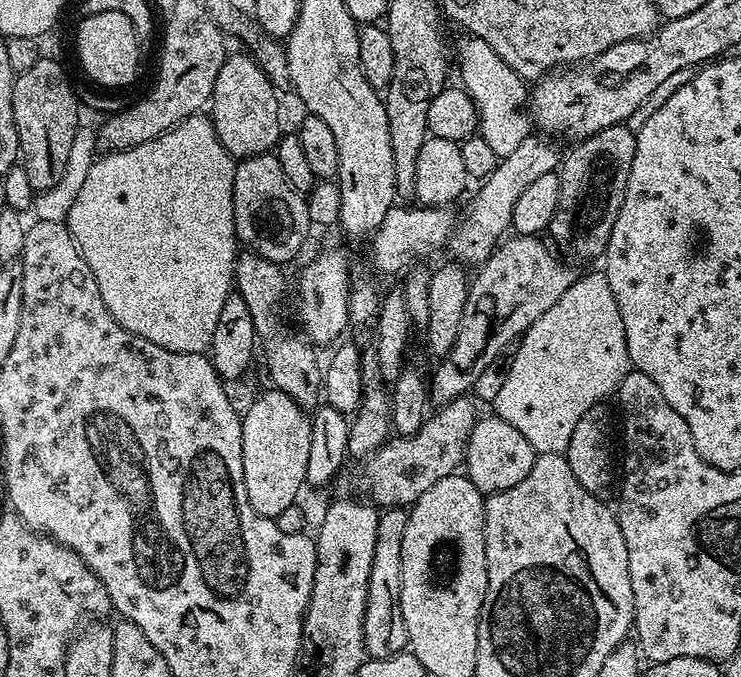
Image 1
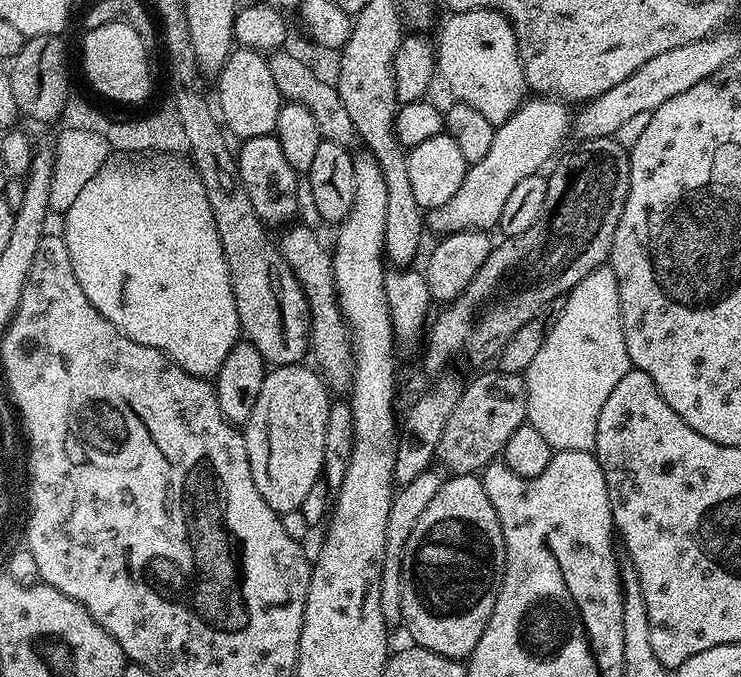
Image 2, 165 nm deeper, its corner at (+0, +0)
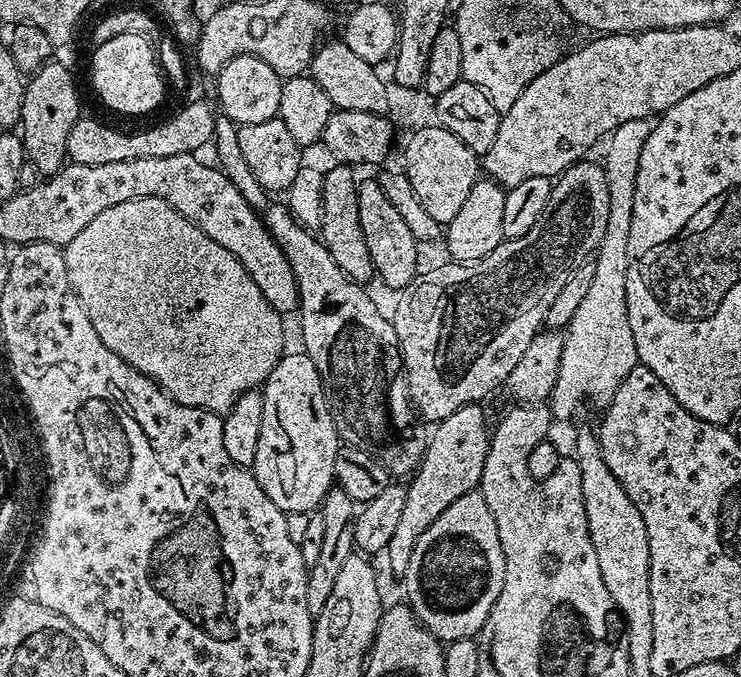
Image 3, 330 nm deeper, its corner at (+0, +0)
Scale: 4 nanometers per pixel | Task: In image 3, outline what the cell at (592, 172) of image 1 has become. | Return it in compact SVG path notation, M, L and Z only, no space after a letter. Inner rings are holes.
M581 158L560 173L558 179L553 183L552 193L546 202L544 212L526 235L506 238L497 248L490 250L490 254L486 254L486 258L447 262L429 272L419 274L397 295L400 297L396 300L396 309L390 312L390 319L394 326L394 334L398 338L400 357L404 363L404 376L408 380L408 394L412 398L413 409L419 415L421 412L426 419L432 420L431 422L445 420L450 414L454 414L454 410L467 404L483 401L483 396L490 395L499 384L501 387L507 381L510 370L514 370L514 366L518 366L518 358L522 358L522 354L526 354L526 346L530 346L536 333L541 331L544 315L550 310L554 298L558 298L558 290L562 290L562 286L566 286L566 278L570 278L570 274L574 274L574 270L578 270L578 266L585 264L589 257L595 253L602 234L606 234L606 217L610 214L610 192L606 190L606 174L603 163L596 161L595 164L594 161L588 159Z

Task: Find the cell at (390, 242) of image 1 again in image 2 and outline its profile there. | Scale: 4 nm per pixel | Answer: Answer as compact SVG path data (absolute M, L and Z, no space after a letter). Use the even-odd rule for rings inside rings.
M547 94L532 99L536 100L525 99L517 111L496 128L494 142L490 142L486 158L469 167L462 178L462 186L458 186L458 194L454 194L450 202L427 213L426 224L433 233L461 232L467 228L495 229L502 218L502 206L506 206L506 198L510 198L514 186L518 186L522 178L537 175L541 171L540 167L565 147L563 144L568 132L570 136L569 105Z

